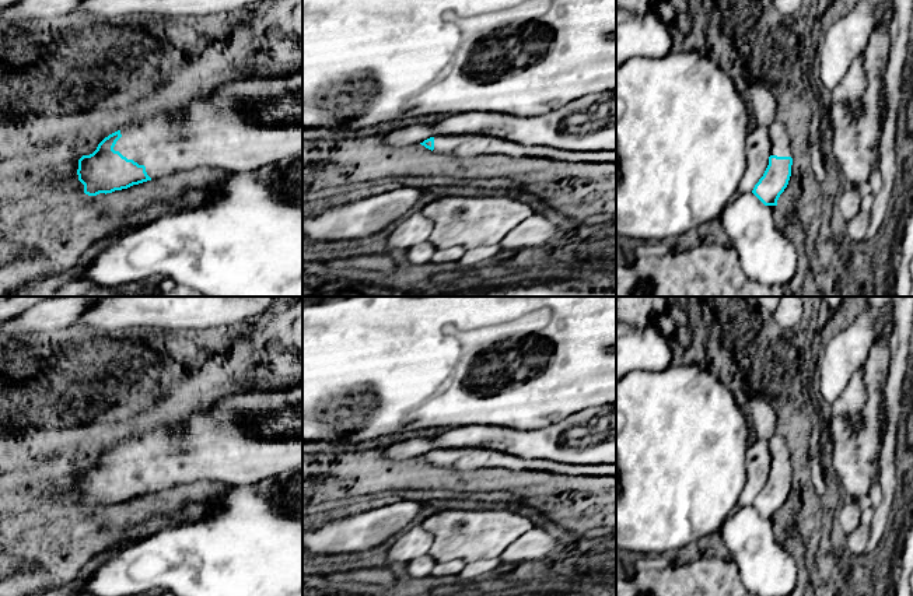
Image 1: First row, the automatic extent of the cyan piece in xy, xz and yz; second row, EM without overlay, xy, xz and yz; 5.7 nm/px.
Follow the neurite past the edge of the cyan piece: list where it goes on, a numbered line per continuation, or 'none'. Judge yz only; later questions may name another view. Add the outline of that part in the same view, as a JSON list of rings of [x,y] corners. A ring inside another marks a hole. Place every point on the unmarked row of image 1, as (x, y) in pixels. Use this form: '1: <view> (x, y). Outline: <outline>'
1: yz (780, 455). Outline: [[[776,432],[767,442],[772,453],[770,469],[791,470],[791,452],[786,438]]]

